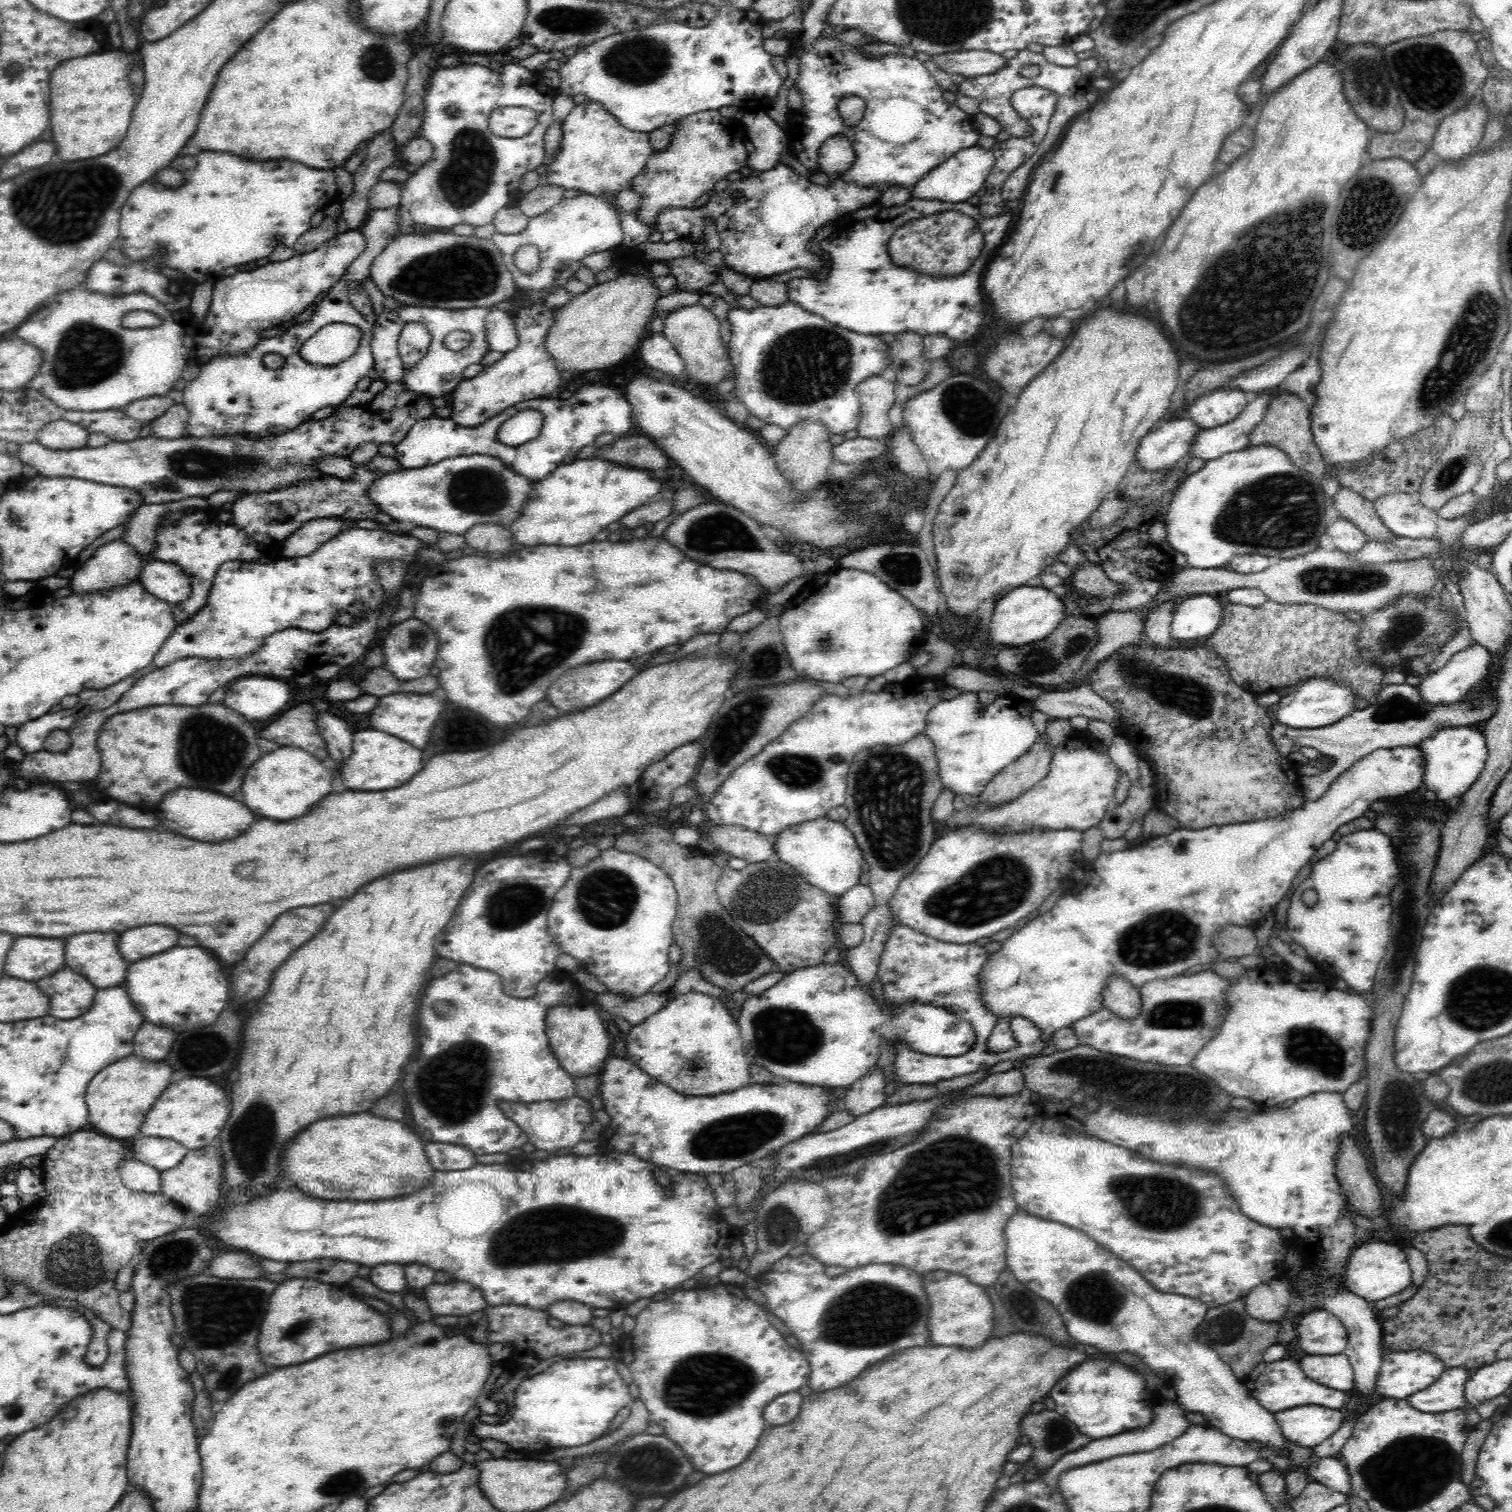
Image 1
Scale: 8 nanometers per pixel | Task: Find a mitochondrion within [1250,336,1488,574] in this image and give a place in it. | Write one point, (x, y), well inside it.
(1452, 469)

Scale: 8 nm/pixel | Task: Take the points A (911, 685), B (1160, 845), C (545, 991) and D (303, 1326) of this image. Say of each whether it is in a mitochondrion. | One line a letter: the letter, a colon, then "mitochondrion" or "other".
A: other
B: other
C: other
D: mitochondrion

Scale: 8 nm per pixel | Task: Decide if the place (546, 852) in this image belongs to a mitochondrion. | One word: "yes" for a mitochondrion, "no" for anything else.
no

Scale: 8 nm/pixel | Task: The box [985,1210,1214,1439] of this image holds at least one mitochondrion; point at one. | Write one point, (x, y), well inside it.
(1097, 1298)

